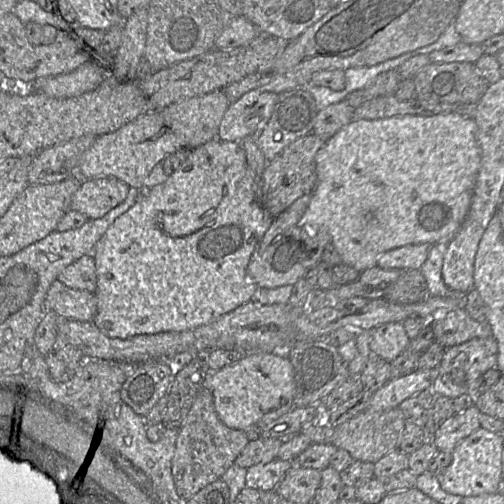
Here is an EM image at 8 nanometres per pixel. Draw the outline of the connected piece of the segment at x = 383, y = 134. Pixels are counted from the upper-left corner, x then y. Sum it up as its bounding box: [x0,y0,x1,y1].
[299,113,481,272]

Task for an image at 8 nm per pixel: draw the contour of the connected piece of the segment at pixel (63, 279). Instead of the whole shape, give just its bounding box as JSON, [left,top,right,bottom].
[57,254,97,293]

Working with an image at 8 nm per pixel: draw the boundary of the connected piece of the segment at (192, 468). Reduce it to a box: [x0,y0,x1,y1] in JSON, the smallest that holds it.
[172,387,249,500]

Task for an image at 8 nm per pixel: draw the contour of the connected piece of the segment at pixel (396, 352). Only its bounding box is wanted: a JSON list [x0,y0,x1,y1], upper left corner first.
[370,322,408,361]

